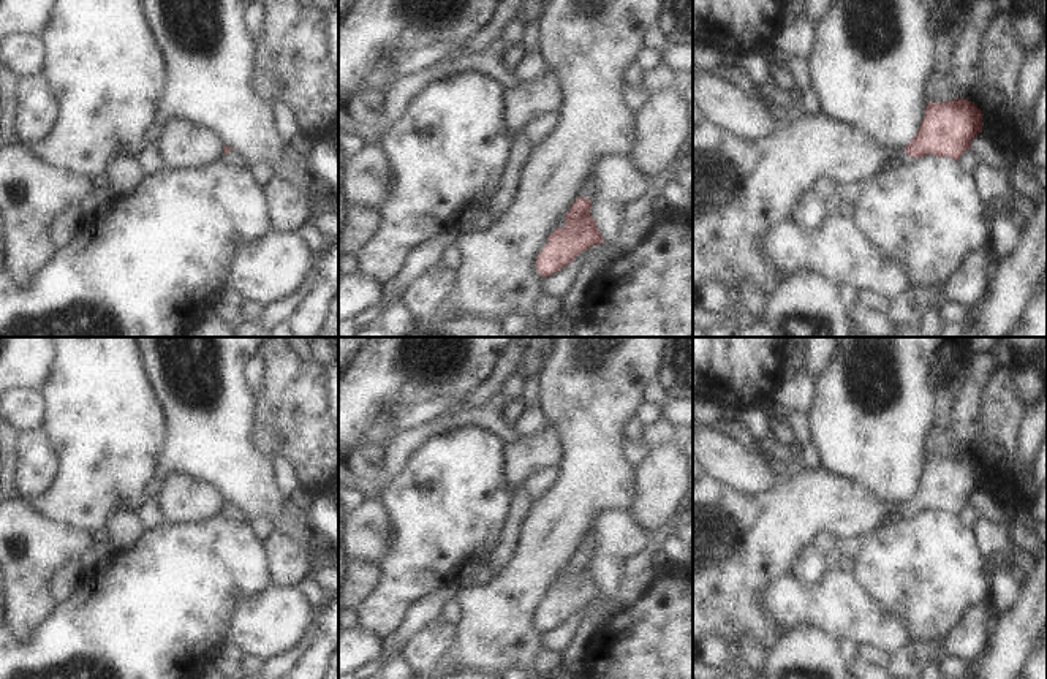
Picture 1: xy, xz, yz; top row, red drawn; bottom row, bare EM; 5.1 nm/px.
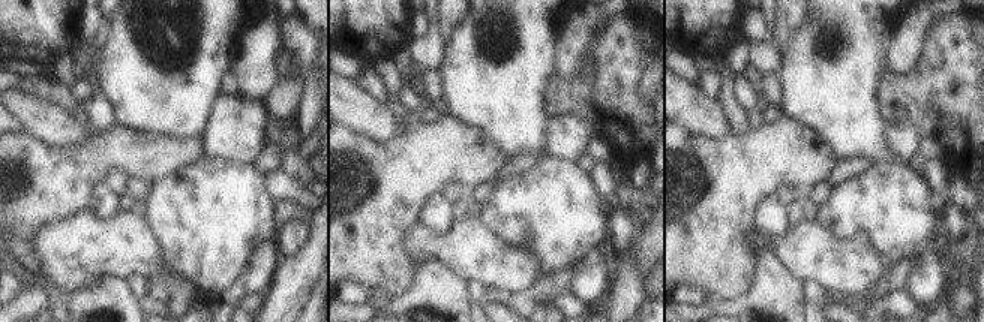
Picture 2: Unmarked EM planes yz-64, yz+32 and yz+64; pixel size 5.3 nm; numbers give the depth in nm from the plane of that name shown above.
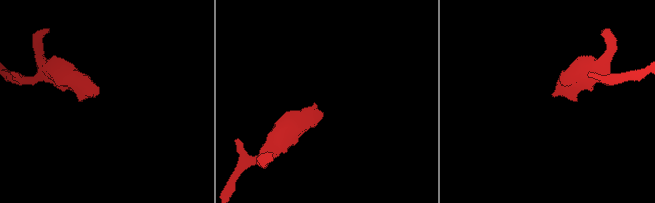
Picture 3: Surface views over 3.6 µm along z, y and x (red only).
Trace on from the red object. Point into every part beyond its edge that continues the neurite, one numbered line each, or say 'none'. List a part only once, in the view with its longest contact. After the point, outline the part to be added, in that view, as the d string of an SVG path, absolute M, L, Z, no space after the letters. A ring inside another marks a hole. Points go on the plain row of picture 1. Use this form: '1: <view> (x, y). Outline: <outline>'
1: xz (592, 543). Outline: M588 537L580 551L592 556L598 548L599 541L595 537Z

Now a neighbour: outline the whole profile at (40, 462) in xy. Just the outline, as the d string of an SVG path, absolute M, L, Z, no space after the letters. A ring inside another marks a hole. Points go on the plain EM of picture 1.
M46 429L24 431L19 473L22 495L30 500L46 494L59 480L60 470L62 457Z

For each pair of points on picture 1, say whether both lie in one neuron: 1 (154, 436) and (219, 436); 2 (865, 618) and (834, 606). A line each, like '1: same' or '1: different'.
1: different
2: same

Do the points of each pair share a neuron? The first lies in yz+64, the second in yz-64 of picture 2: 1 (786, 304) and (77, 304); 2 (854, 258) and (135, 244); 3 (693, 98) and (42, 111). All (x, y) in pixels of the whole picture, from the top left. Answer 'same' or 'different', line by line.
1: same
2: same
3: same

